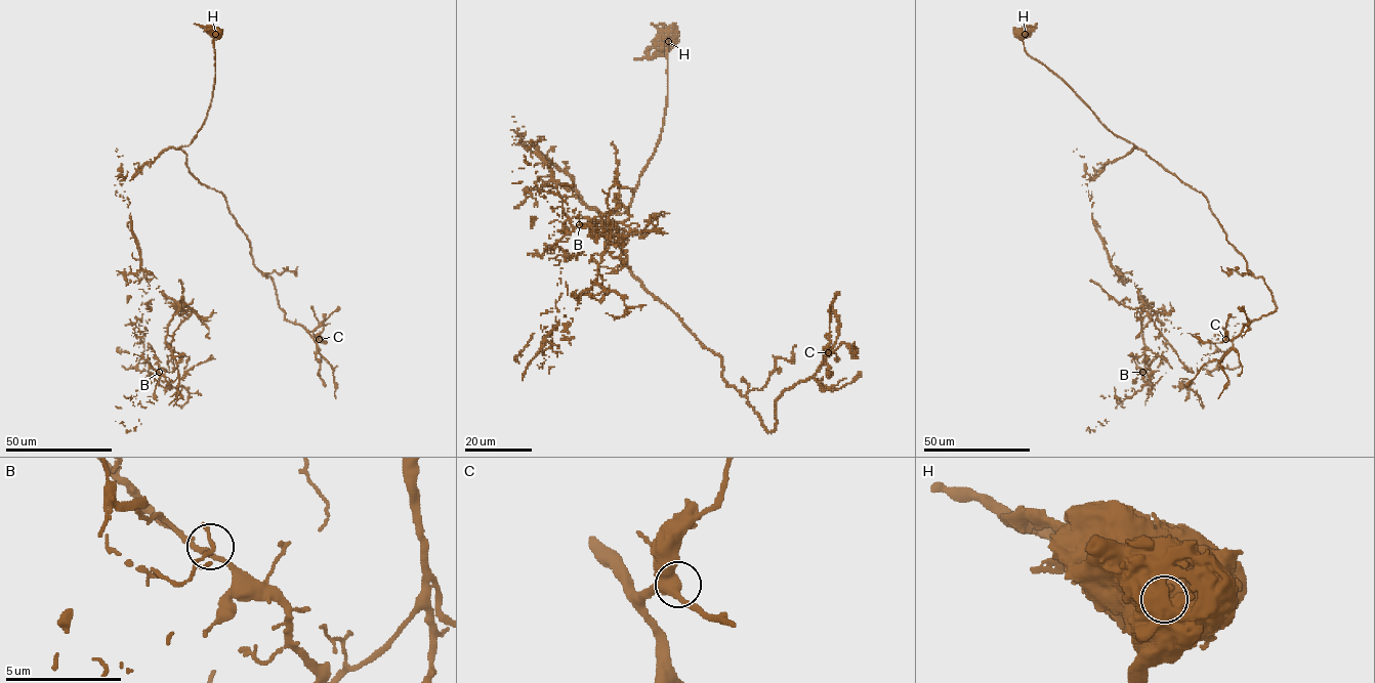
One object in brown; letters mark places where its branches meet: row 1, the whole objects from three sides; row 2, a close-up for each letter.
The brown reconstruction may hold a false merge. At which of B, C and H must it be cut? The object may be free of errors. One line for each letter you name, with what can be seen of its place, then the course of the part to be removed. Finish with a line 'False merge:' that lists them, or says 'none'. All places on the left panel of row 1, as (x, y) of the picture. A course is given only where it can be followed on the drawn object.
H: Place: (215, 34). Course of the part to remove: (215, 34), (194, 24)
False merge: H

